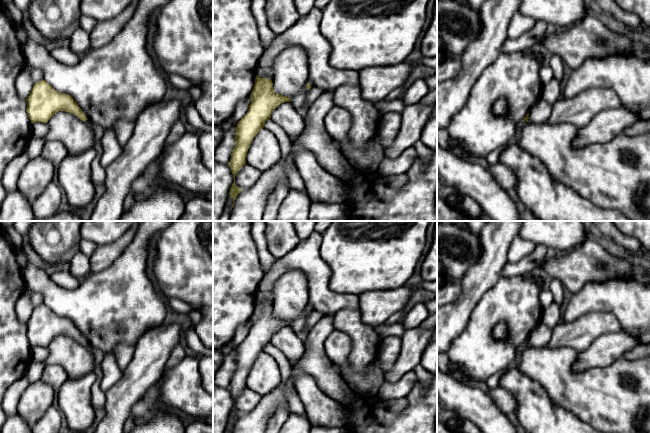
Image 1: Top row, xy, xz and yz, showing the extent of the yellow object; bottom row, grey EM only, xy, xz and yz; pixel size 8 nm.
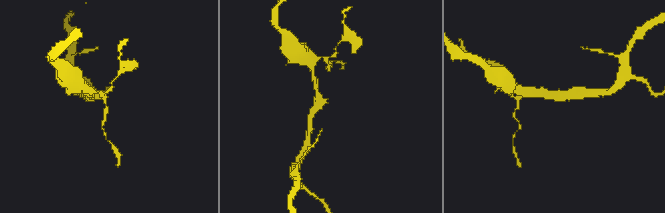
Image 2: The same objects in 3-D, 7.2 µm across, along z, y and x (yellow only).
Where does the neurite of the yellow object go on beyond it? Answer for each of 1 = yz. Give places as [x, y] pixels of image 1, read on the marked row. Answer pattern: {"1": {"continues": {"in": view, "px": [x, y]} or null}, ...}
{"1": {"continues": {"in": "yz", "px": [493, 158]}}}

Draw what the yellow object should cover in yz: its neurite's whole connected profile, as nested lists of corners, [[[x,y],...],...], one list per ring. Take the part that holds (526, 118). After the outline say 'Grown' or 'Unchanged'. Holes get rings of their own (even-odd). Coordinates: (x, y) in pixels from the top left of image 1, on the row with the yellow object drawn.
[[[527,113],[526,117],[520,121],[517,124],[517,131],[515,133],[515,135],[509,140],[509,142],[506,145],[503,145],[501,147],[499,147],[498,149],[496,149],[495,151],[493,151],[486,159],[487,162],[489,164],[496,164],[498,162],[499,159],[499,155],[500,153],[505,150],[507,147],[513,145],[513,144],[519,144],[519,140],[520,140],[520,130],[523,128],[523,126],[528,122],[529,119],[529,113]]]. Grown

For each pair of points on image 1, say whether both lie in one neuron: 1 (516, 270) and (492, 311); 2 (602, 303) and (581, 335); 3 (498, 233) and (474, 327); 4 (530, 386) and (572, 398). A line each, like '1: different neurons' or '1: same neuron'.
1: different neurons
2: different neurons
3: different neurons
4: different neurons

